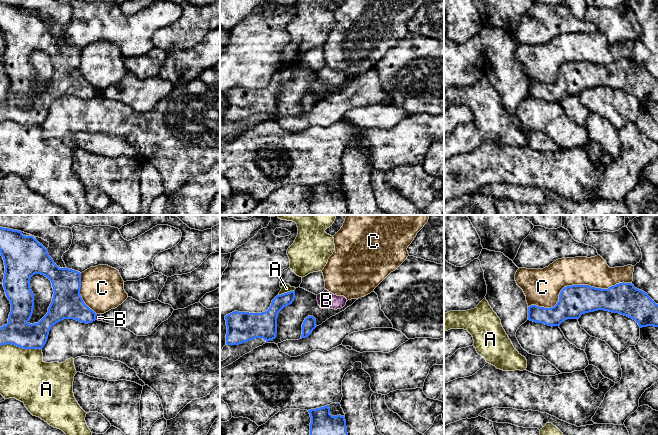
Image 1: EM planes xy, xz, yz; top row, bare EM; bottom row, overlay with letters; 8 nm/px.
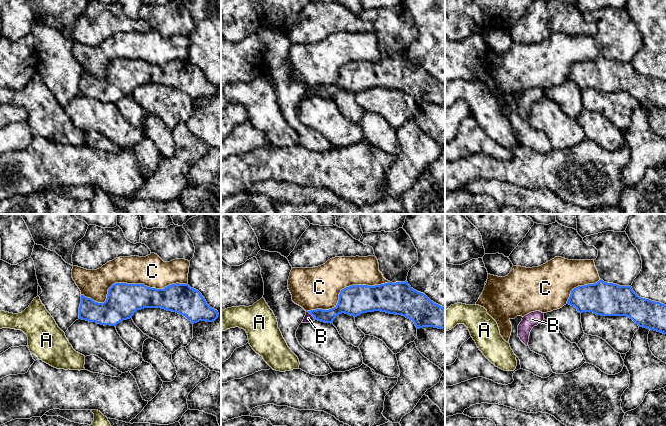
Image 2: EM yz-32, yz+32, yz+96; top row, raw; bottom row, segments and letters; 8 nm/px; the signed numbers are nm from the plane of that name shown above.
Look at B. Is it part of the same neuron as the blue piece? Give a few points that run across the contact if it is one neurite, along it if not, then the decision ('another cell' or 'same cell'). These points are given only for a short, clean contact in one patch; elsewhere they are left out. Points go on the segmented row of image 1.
line xy (97, 314), (95, 319); another cell

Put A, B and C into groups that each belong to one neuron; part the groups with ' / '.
A / B / C

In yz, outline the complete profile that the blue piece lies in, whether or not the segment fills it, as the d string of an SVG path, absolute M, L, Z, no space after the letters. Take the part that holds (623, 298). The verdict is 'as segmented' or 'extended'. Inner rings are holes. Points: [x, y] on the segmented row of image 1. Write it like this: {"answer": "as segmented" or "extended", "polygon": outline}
{"answer": "as segmented", "polygon": "M619 283L608 289L589 285L564 287L554 307L528 307L528 320L548 326L560 326L567 319L598 310L619 313L635 320L639 327L658 327L658 304L631 283Z"}

